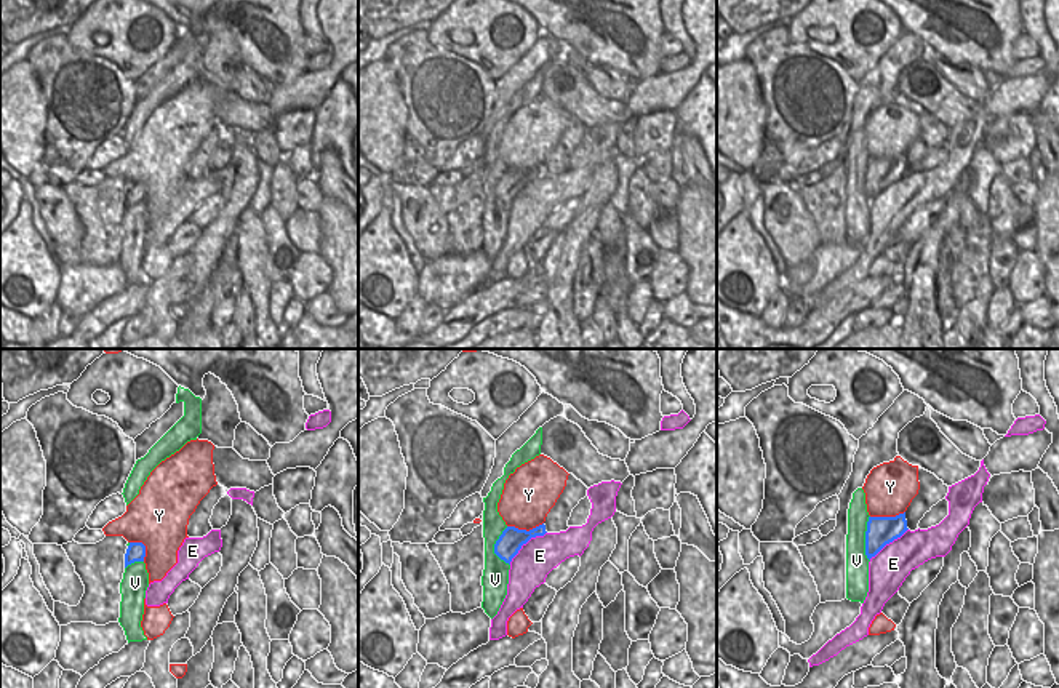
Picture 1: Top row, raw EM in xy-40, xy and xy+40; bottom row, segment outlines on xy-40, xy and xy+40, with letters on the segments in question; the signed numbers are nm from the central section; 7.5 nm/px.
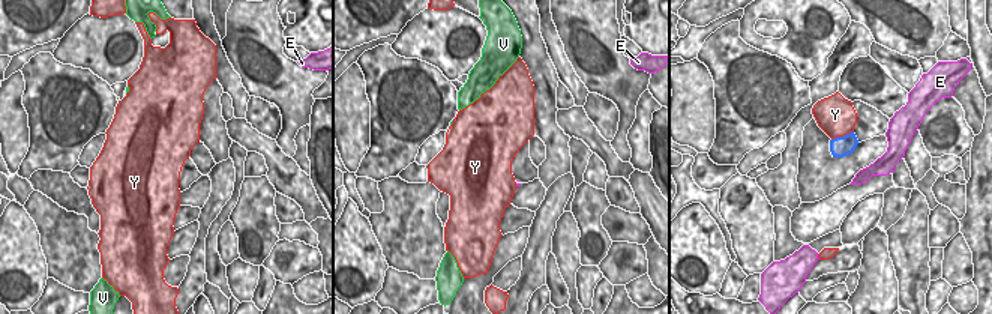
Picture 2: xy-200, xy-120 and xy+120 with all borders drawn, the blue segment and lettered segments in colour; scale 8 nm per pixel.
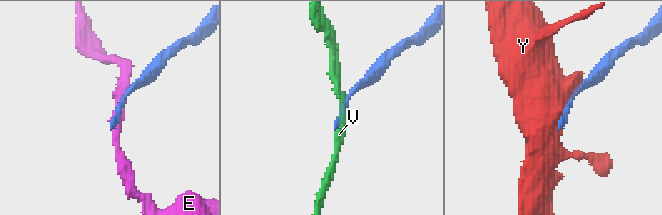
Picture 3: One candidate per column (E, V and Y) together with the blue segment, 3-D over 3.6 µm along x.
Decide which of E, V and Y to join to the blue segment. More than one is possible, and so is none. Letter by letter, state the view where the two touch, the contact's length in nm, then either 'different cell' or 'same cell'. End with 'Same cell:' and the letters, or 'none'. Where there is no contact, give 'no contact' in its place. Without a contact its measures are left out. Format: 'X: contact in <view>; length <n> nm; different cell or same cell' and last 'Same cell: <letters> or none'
E: contact in xy; length 380 nm; different cell
V: contact in xy+40; length 340 nm; different cell
Y: contact in xy; length 280 nm; different cell
Same cell: none

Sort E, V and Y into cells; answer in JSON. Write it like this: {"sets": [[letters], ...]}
{"sets": [["E"], ["V"], ["Y"]]}

